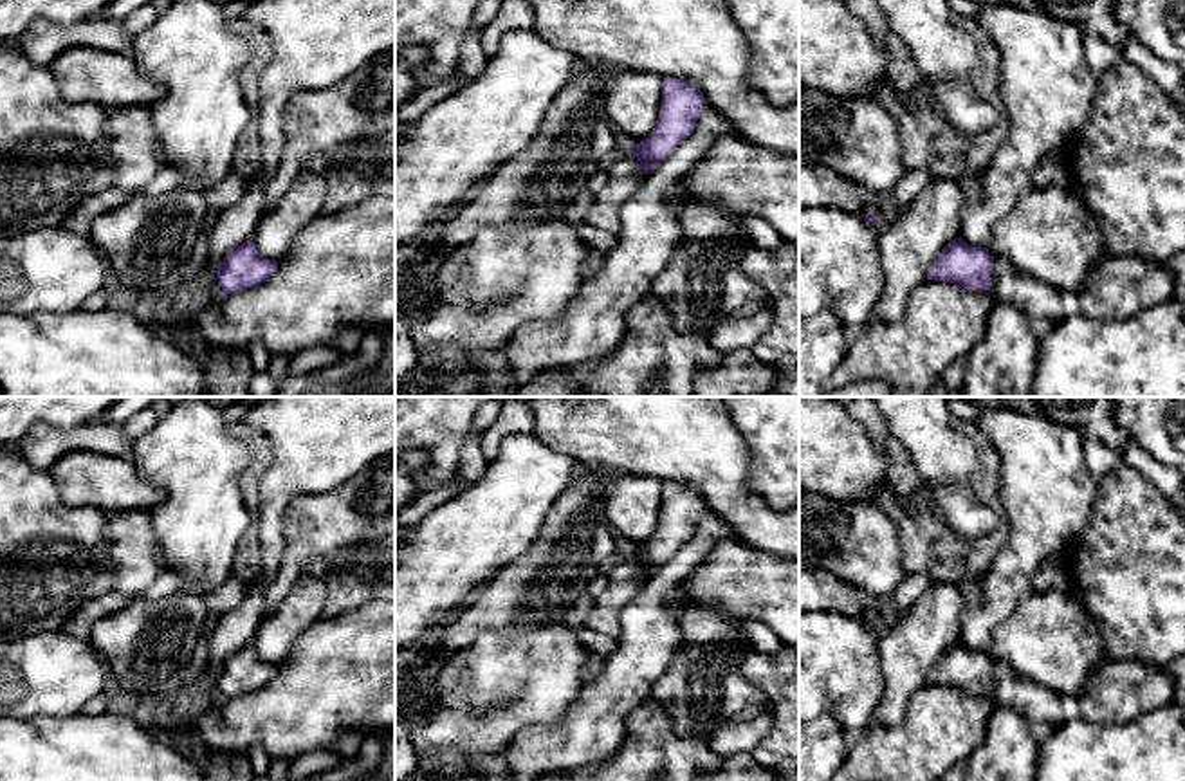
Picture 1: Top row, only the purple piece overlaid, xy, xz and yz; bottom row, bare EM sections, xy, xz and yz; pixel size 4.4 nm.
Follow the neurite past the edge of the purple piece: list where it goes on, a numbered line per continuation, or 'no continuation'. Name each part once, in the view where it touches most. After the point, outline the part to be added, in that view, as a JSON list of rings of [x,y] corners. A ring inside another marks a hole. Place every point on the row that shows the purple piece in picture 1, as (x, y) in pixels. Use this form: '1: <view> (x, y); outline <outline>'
1: yz (1122, 285); outline [[[996,256],[988,292],[994,301],[1012,303],[1032,319],[1046,317],[1053,325],[1071,316],[1115,321],[1174,298],[1174,274],[1165,263],[1142,256],[1107,256],[1091,271],[1082,290],[1066,290]]]

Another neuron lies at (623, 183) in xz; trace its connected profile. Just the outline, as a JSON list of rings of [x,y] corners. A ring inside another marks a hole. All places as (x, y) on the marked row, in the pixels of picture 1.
[[[633,153],[611,164],[608,170],[608,184],[584,216],[584,222],[617,234],[620,229],[620,207],[642,186],[646,173]]]

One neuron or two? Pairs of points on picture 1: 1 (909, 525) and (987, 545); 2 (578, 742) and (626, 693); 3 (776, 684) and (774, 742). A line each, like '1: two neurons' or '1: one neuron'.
1: one neuron
2: one neuron
3: one neuron

